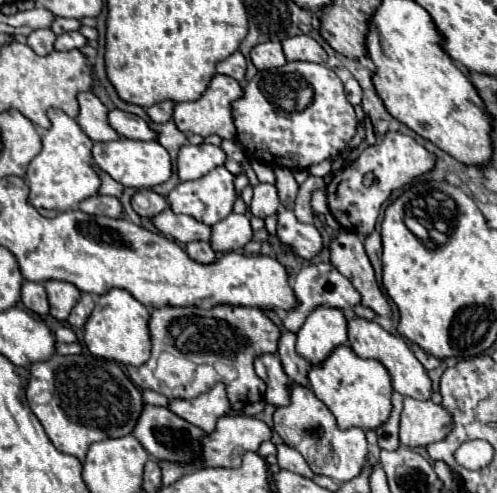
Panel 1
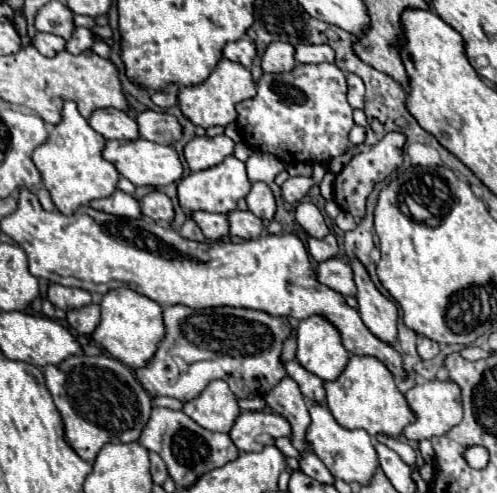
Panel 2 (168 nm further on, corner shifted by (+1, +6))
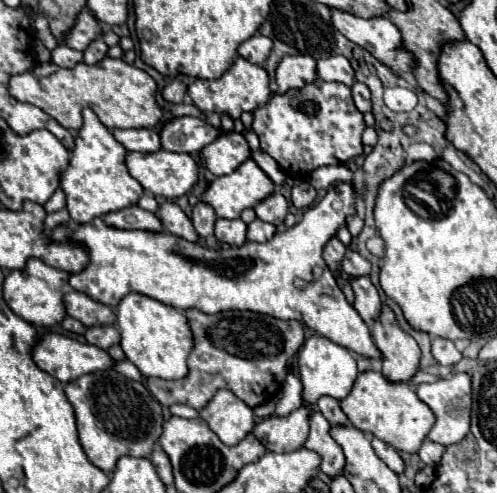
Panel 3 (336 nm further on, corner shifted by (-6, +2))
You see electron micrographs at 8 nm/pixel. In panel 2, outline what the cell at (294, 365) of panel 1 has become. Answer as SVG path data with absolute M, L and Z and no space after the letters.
M291 360L285 364L285 370L287 374L299 384L299 390L301 394L309 400L309 402L315 402L315 404L325 404L325 388L323 388L323 382L313 376L311 372L307 372L297 360Z

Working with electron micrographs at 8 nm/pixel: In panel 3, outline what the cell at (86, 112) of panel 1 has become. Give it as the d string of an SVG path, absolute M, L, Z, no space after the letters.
M116 128L112 134L126 150L136 150L144 154L160 150L158 132L152 128L128 128L128 130Z

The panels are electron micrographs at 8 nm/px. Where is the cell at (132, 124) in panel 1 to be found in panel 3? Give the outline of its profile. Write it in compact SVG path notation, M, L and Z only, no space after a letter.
M172 118L168 120L160 130L160 144L164 150L170 152L186 152L194 154L200 152L206 144L216 140L220 132L212 126L208 126L200 118Z

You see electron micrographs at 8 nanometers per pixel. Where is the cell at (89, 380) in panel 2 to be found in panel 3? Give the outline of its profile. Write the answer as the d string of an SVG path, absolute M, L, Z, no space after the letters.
M112 368L92 372L92 374L84 374L72 382L64 384L64 394L66 394L66 398L72 404L74 414L76 414L80 444L82 444L88 460L94 466L98 466L102 472L112 472L112 468L116 466L116 460L124 454L148 456L152 452L156 440L162 434L162 420L164 418L162 418L162 406L158 404L158 400L154 400L154 396L148 392L148 388L142 382L130 380Z

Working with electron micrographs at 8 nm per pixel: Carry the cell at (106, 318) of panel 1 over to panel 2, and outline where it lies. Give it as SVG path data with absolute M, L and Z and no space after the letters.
M115 288L103 296L101 324L93 332L93 340L99 342L113 358L121 360L129 368L143 368L157 352L159 342L165 338L163 308L131 288Z

